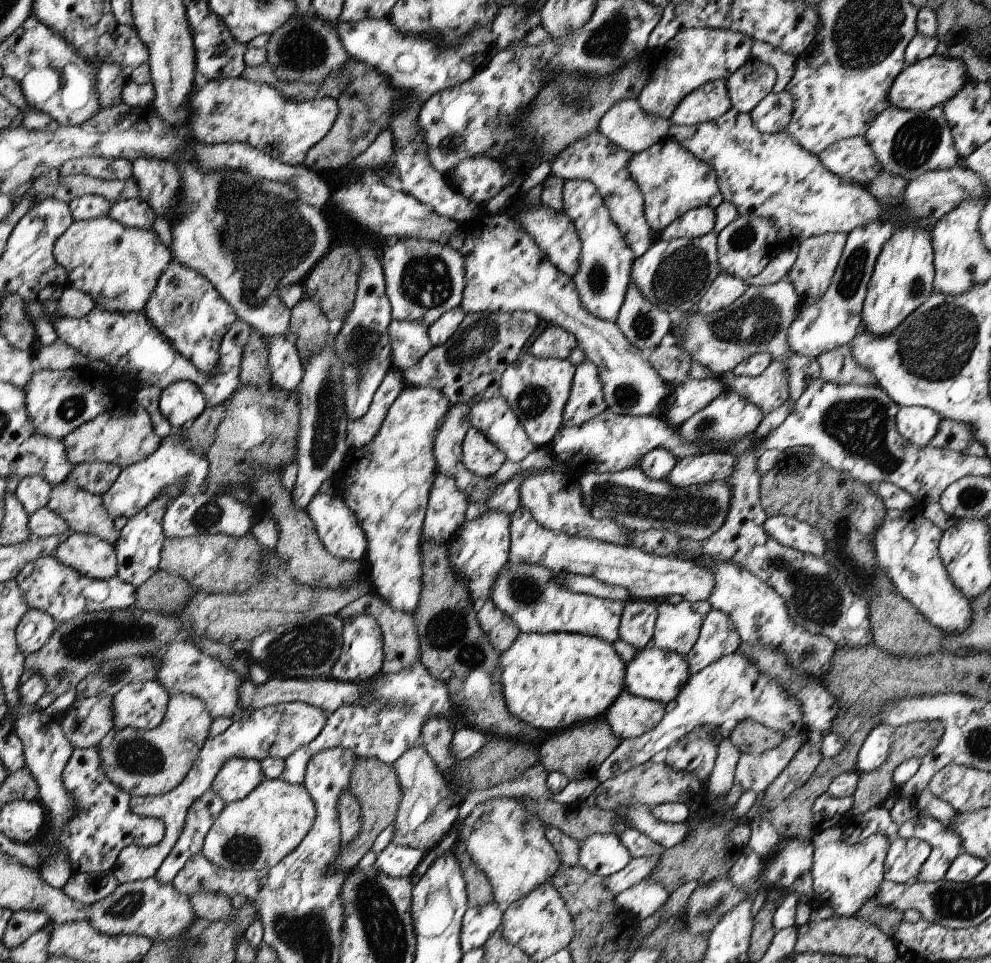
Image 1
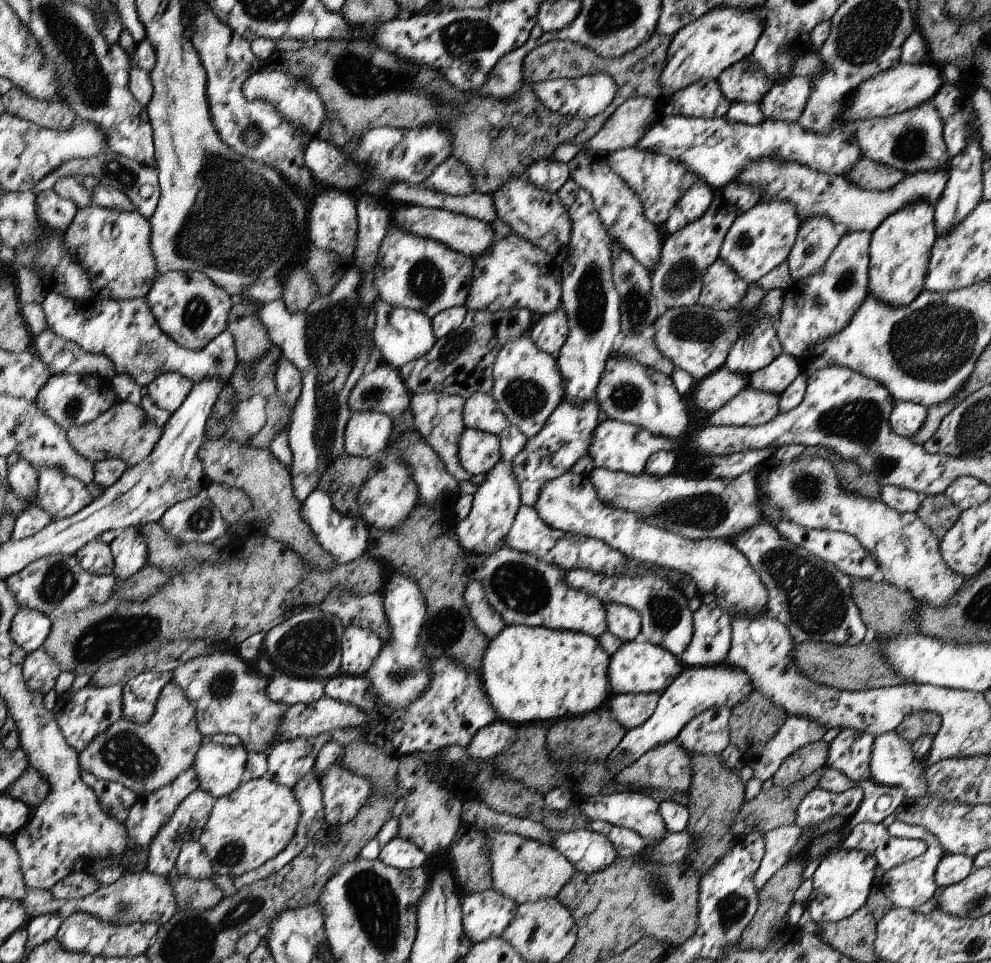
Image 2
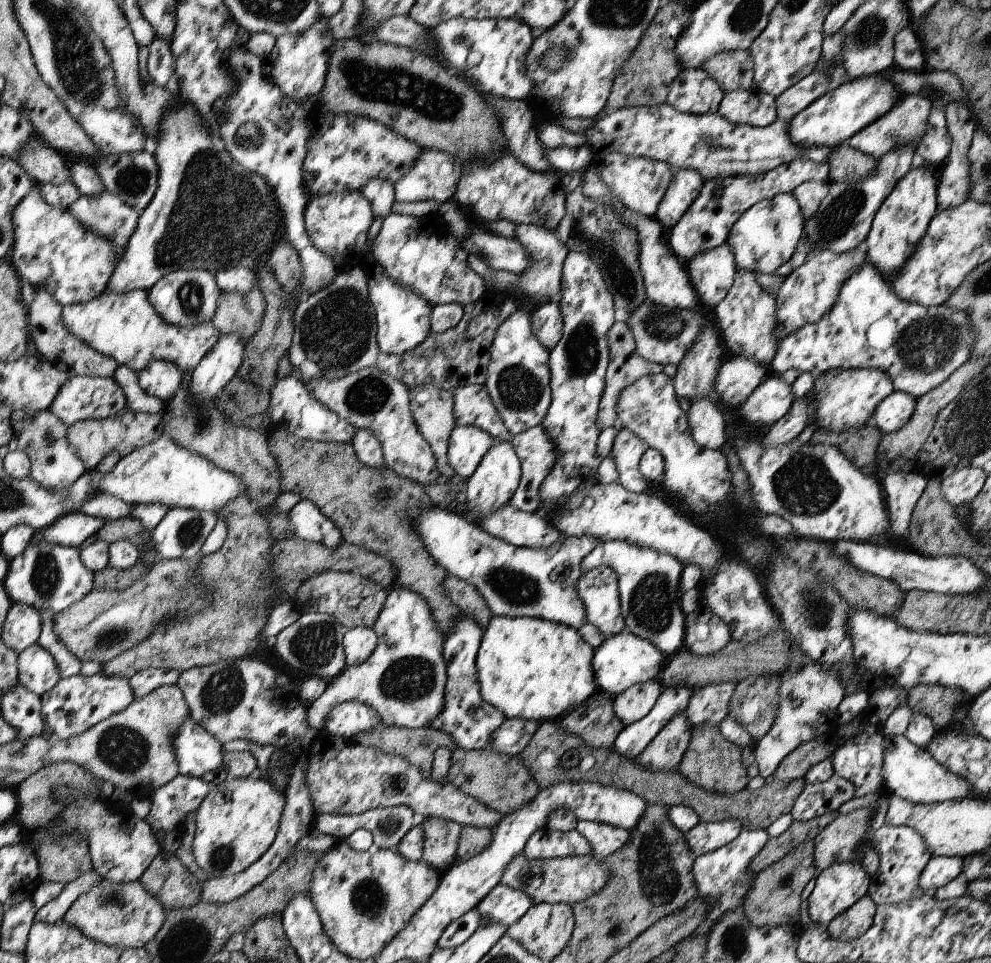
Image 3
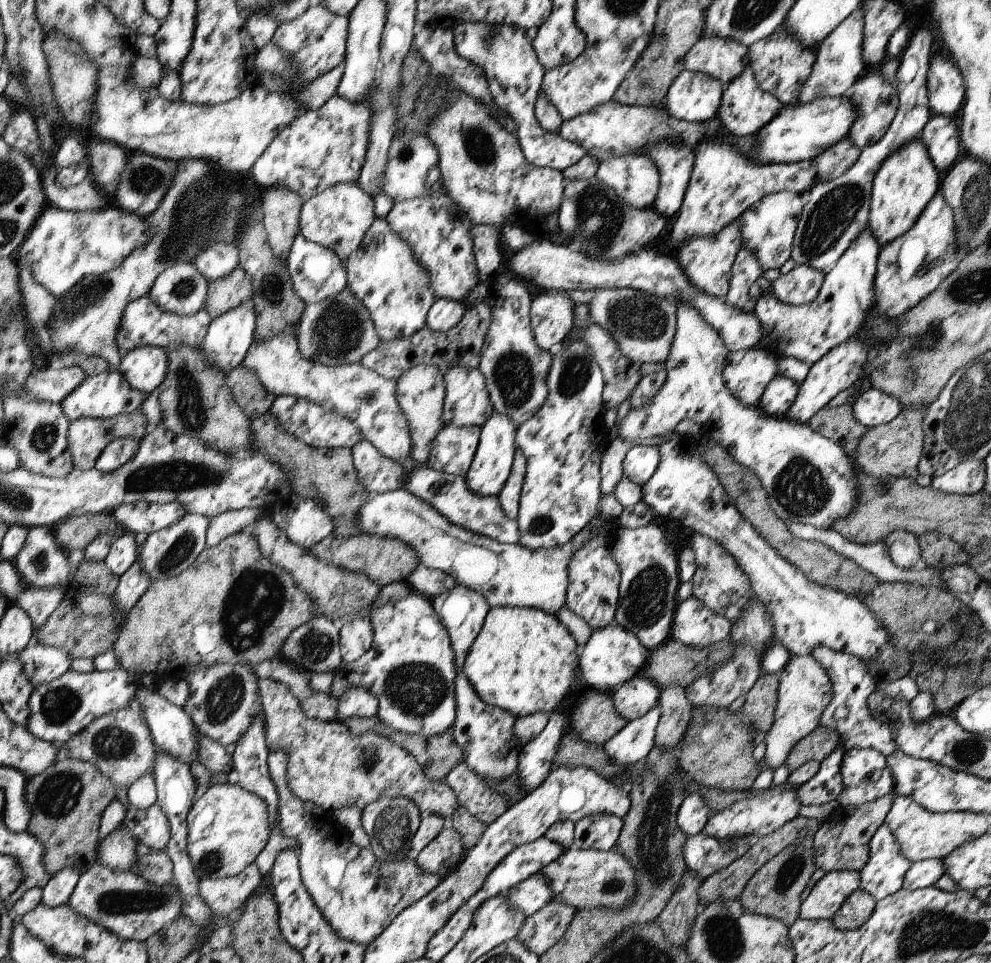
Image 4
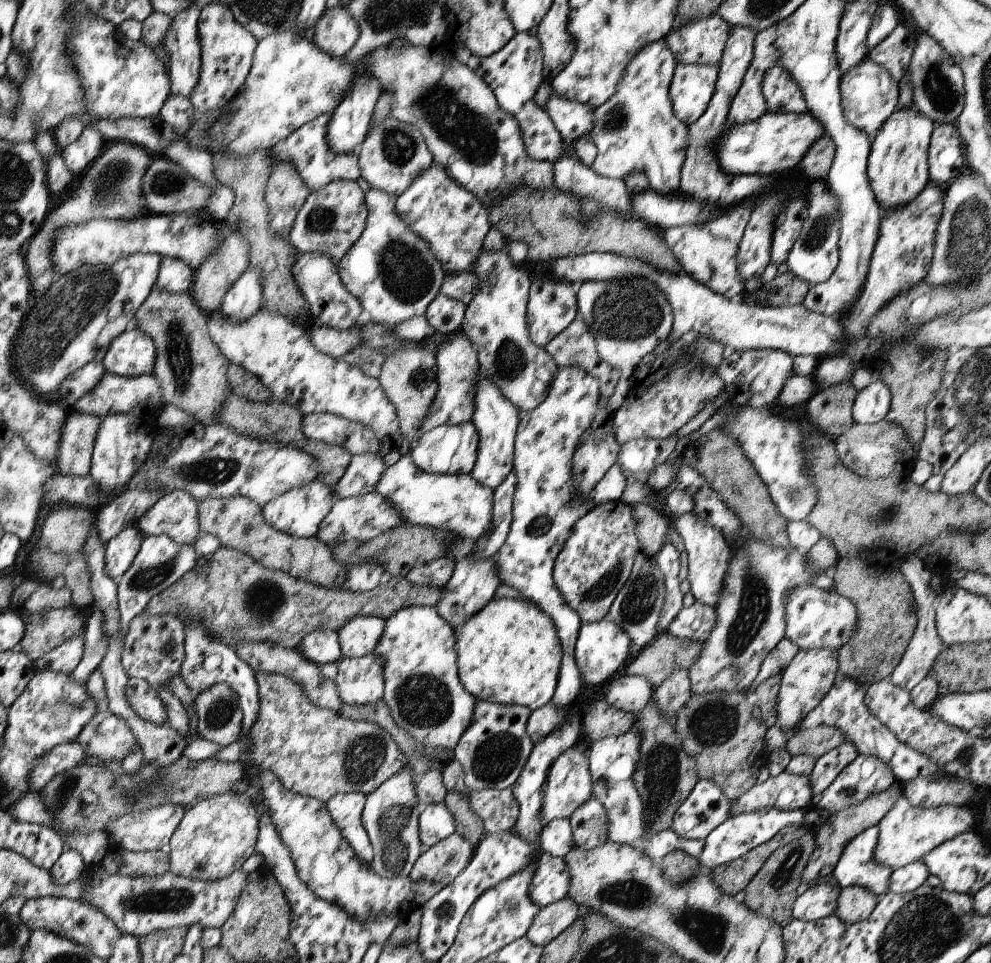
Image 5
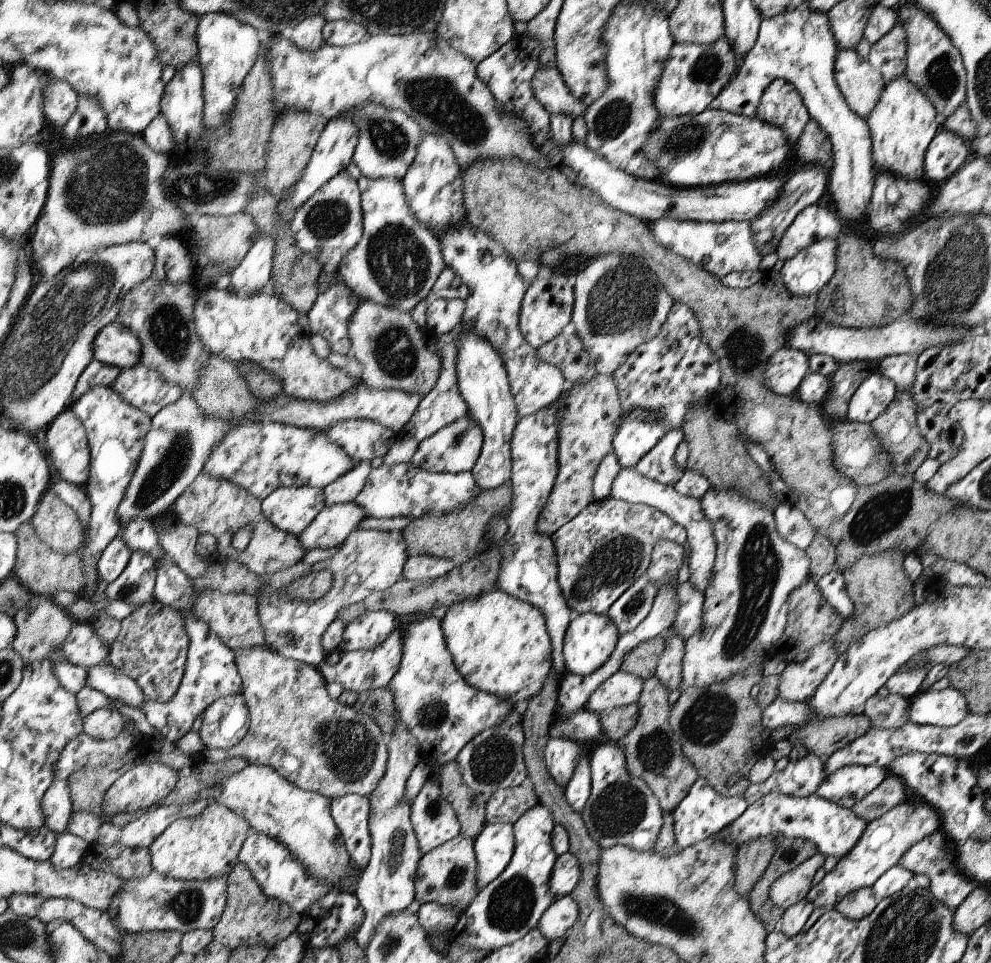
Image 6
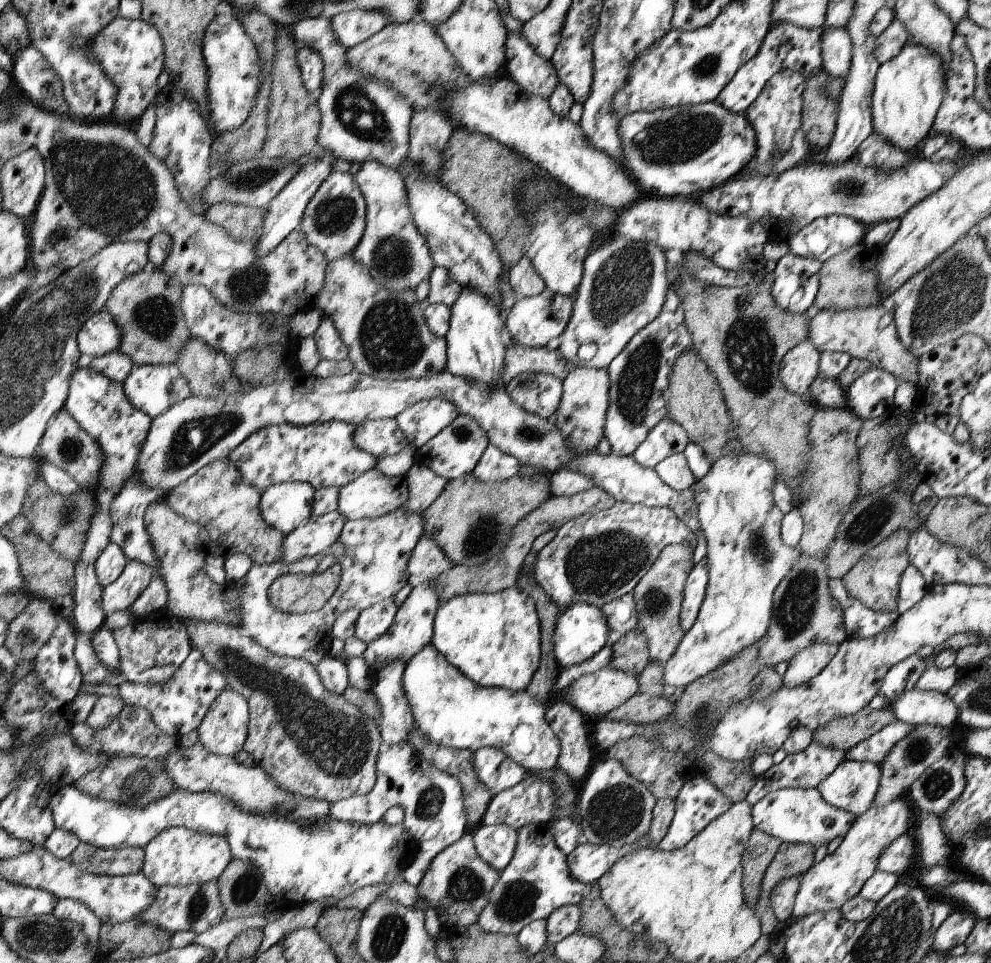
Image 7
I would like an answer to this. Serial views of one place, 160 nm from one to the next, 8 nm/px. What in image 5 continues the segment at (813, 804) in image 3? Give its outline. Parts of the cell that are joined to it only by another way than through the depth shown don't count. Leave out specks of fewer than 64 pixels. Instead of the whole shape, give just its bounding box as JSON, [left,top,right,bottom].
[809,740,859,796]

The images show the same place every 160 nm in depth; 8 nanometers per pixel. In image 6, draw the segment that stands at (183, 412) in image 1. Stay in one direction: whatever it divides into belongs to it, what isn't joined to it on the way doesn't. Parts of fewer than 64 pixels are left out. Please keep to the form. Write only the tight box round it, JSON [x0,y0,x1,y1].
[94,320,142,369]

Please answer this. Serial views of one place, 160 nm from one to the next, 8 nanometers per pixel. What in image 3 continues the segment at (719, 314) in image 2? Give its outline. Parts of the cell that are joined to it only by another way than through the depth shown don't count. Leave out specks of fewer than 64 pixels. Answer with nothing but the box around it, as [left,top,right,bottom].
[626,302,727,449]

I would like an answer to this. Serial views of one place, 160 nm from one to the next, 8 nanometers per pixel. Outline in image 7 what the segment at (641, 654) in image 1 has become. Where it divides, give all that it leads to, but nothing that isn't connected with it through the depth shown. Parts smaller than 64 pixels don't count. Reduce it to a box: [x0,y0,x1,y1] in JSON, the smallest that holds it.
[552,603,613,668]

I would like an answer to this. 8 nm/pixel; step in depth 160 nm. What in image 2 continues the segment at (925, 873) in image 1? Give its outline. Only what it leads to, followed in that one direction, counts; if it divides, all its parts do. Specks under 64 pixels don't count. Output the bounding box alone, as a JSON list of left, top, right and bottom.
[877,821,945,909]

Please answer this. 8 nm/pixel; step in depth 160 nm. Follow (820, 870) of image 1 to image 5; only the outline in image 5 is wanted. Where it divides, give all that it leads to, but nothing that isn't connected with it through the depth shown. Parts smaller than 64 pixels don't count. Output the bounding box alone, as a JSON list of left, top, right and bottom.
[793,881,841,921]

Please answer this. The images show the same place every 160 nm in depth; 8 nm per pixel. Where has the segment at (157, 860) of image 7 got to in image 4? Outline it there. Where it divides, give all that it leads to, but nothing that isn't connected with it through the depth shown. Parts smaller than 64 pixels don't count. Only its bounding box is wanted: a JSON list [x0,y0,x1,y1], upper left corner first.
[186,784,269,880]

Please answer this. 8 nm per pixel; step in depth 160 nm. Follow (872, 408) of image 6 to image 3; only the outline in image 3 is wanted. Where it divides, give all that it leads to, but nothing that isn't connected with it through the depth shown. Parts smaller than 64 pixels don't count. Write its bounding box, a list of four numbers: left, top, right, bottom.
[871,391,915,434]

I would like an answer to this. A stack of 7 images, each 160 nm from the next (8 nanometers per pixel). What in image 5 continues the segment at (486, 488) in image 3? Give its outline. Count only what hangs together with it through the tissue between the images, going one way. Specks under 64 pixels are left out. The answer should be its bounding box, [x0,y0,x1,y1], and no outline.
[469,372,522,489]

